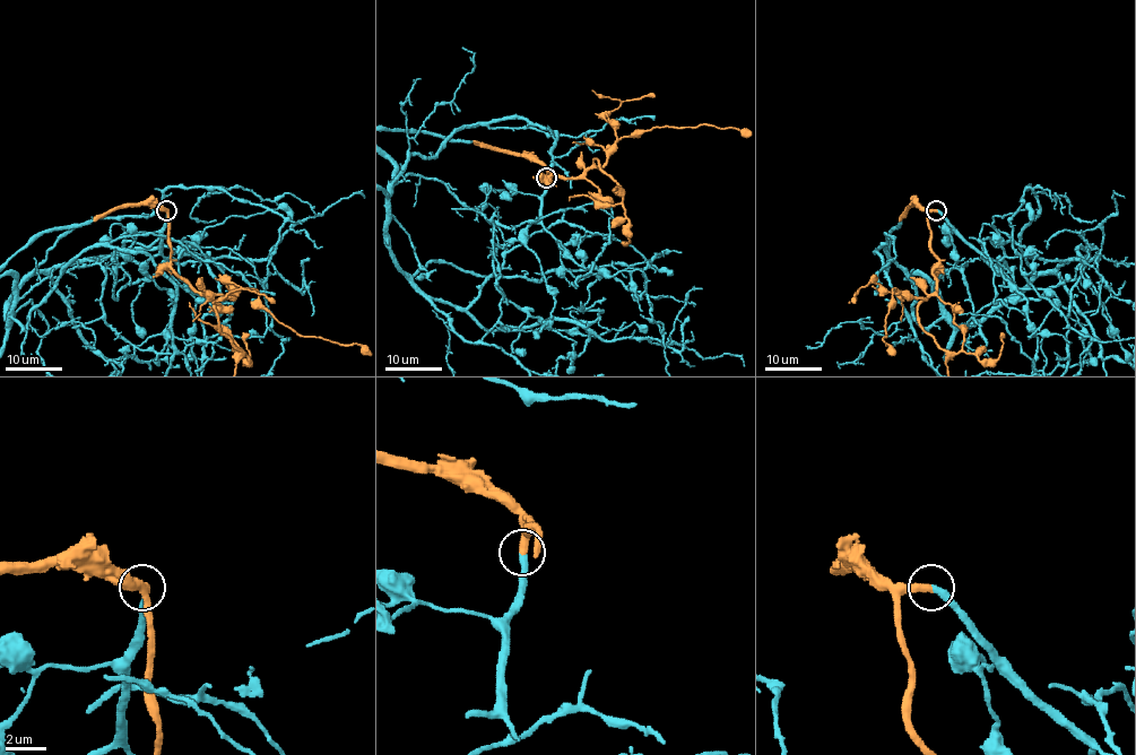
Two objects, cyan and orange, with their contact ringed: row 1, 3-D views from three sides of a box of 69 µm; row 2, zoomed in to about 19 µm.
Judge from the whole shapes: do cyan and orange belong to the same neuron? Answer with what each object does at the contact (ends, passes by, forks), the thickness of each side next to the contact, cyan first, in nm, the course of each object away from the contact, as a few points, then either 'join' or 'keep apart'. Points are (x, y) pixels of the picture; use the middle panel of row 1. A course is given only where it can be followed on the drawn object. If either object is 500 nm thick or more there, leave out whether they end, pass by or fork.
cyan ends; orange ends; calibres 320 and 400 nm; course orange (546, 179), (547, 170), (551, 180), (601, 166), (622, 137), (655, 127), (707, 124), (751, 136); join

